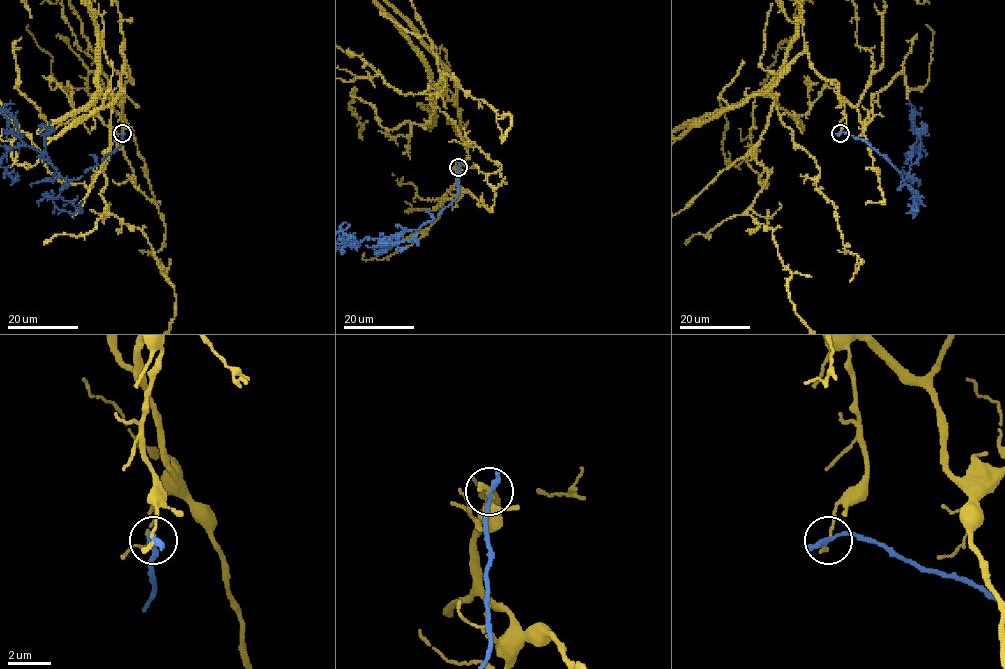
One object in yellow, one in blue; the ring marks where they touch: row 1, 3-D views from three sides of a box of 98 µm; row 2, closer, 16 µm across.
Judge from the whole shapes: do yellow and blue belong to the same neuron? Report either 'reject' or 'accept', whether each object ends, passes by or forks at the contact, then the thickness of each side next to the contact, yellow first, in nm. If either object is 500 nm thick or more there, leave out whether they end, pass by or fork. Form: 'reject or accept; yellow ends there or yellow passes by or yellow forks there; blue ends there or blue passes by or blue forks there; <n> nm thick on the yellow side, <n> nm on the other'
reject; yellow ends there; blue ends there; 170 nm thick on the yellow side, 280 nm on the other

